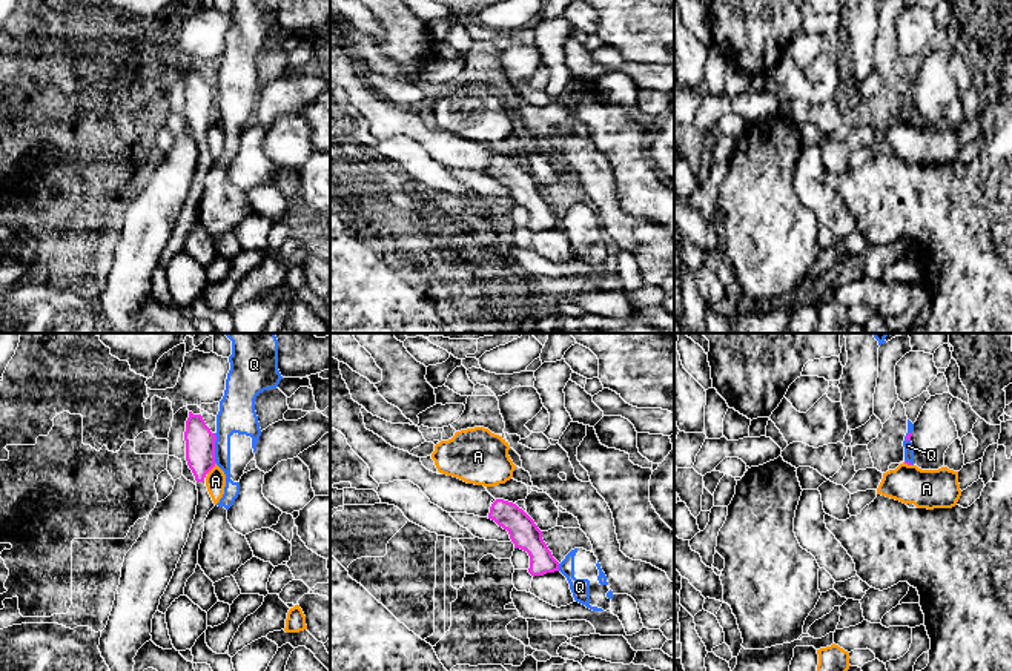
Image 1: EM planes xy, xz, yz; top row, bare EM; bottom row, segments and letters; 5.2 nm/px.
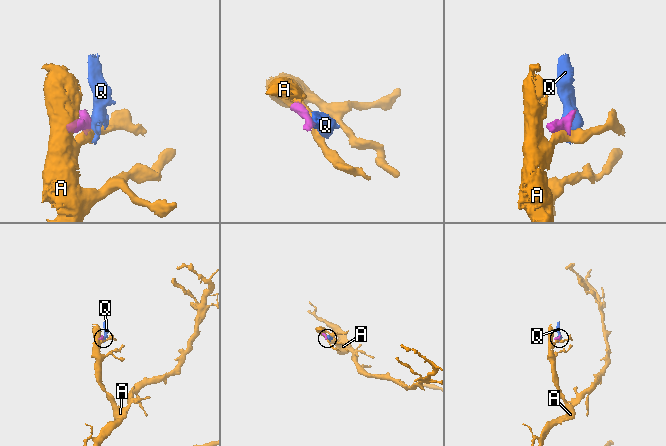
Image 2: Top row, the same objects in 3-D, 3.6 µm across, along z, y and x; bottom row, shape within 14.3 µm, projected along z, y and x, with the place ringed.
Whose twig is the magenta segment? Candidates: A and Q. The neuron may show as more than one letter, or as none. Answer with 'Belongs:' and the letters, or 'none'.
Belongs: none

